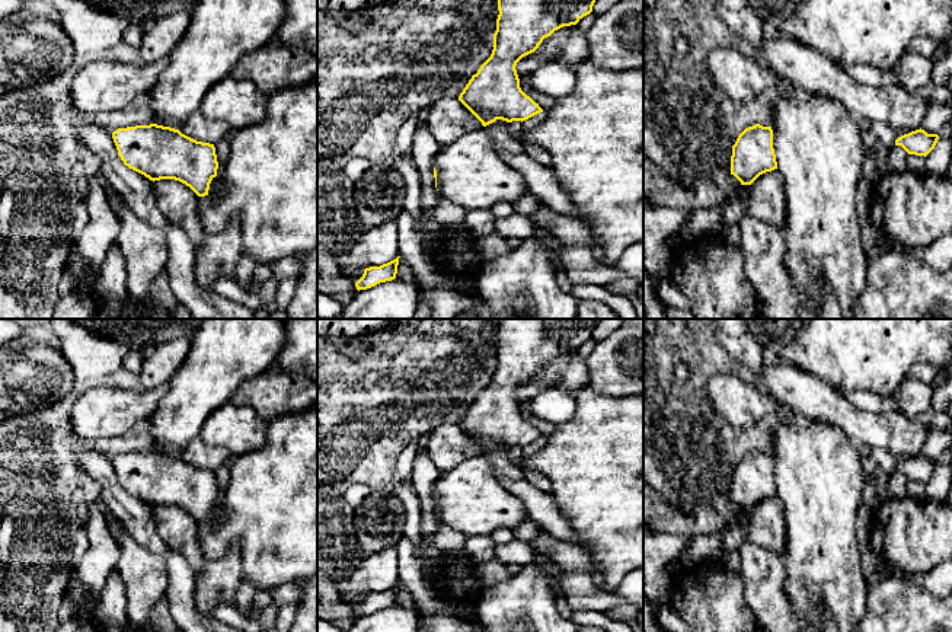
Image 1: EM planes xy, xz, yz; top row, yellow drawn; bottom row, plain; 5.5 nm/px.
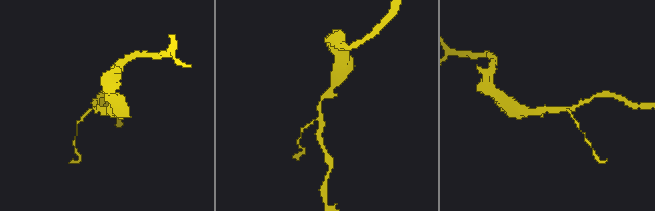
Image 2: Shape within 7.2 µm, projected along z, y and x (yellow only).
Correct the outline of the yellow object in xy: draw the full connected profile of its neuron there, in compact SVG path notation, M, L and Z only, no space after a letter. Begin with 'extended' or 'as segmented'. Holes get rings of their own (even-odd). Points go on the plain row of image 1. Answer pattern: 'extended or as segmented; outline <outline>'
as segmented; outline M157 450L118 454L112 465L118 482L130 495L153 508L175 505L198 523L208 521L218 495L214 470Z

